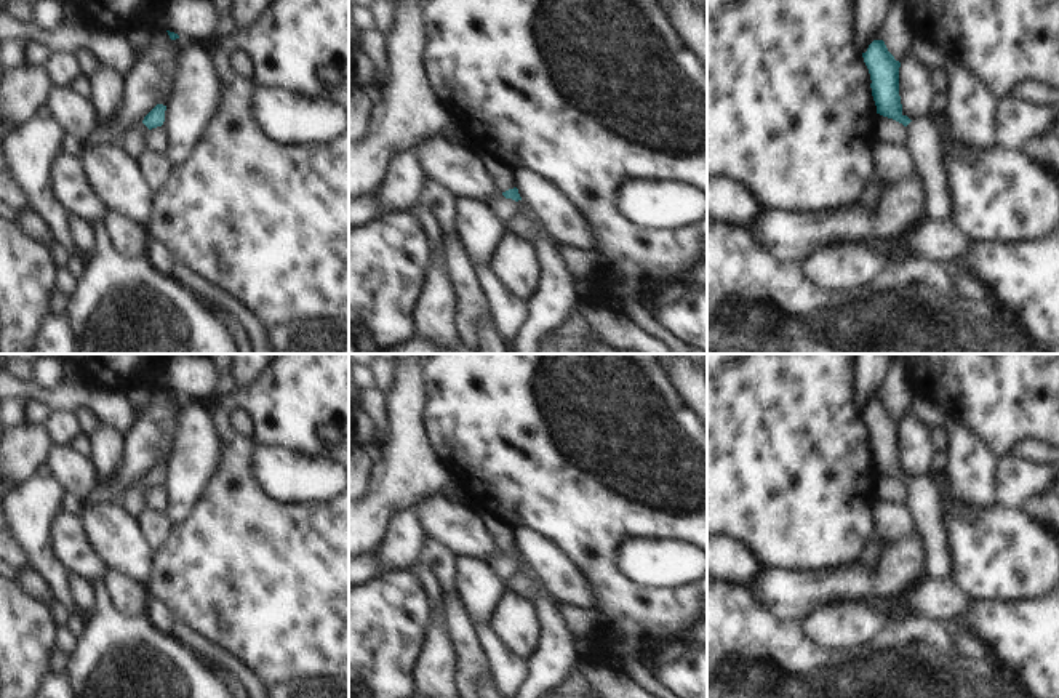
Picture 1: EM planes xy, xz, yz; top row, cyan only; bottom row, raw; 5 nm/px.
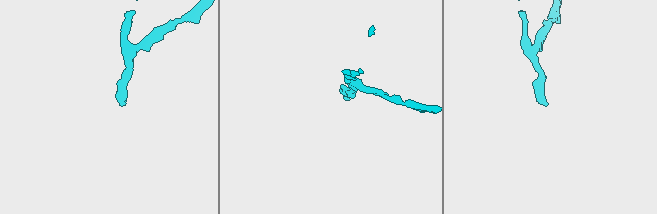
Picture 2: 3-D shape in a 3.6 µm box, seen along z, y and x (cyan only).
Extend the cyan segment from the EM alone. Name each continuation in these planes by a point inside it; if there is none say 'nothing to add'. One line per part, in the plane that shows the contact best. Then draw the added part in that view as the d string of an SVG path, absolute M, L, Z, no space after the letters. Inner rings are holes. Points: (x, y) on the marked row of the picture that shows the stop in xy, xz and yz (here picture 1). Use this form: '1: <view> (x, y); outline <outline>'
1: xz (503, 208); outline M502 194L490 199L486 202L486 207L493 211L498 221L504 226L509 224L509 221L514 218L514 215L520 208L520 205L515 200L506 199Z

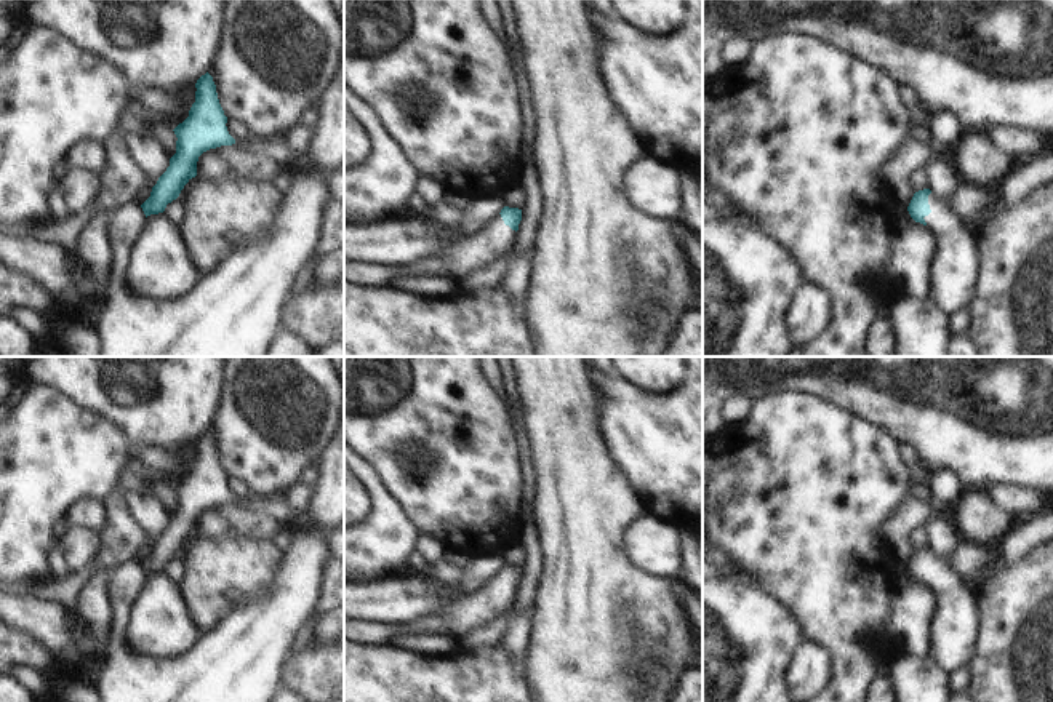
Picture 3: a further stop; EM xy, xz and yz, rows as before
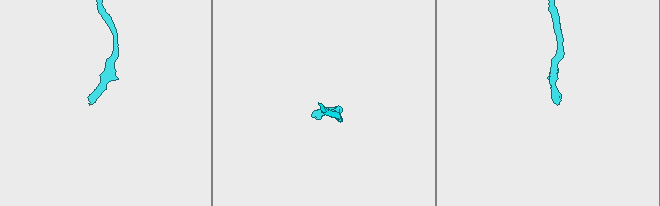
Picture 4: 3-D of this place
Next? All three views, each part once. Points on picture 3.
1: yz (954, 271); outline M933 193L927 227L936 235L936 253L930 270L930 299L946 313L970 310L978 288L978 237L962 217Z

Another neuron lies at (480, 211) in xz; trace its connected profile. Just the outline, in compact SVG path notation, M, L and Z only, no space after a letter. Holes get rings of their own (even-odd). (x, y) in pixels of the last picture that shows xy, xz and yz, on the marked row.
M490 197L486 200L470 200L464 209L459 225L440 225L435 232L437 237L462 237L480 230L486 222L501 213L504 208L502 197Z

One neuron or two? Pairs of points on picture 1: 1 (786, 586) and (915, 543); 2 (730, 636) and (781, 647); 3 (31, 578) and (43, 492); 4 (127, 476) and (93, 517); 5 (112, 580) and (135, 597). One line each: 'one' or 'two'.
1: one
2: one
3: two
4: two
5: one

